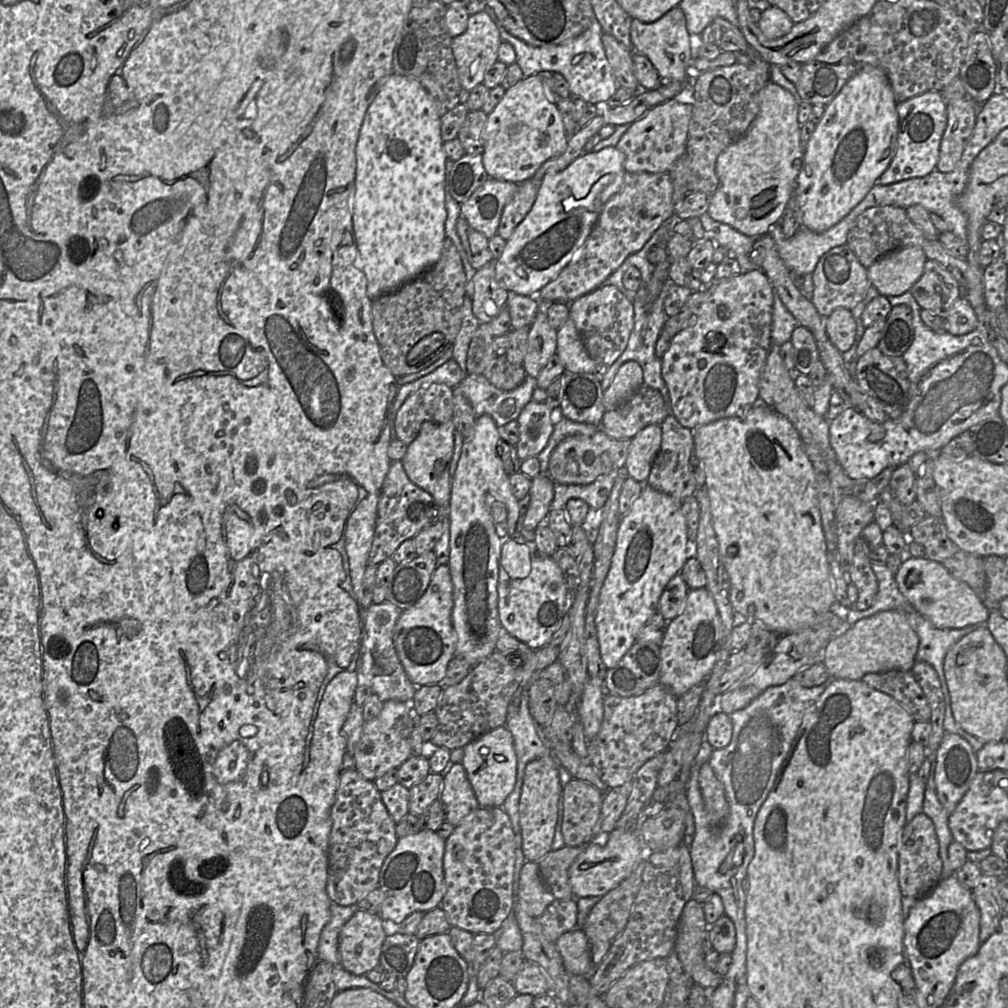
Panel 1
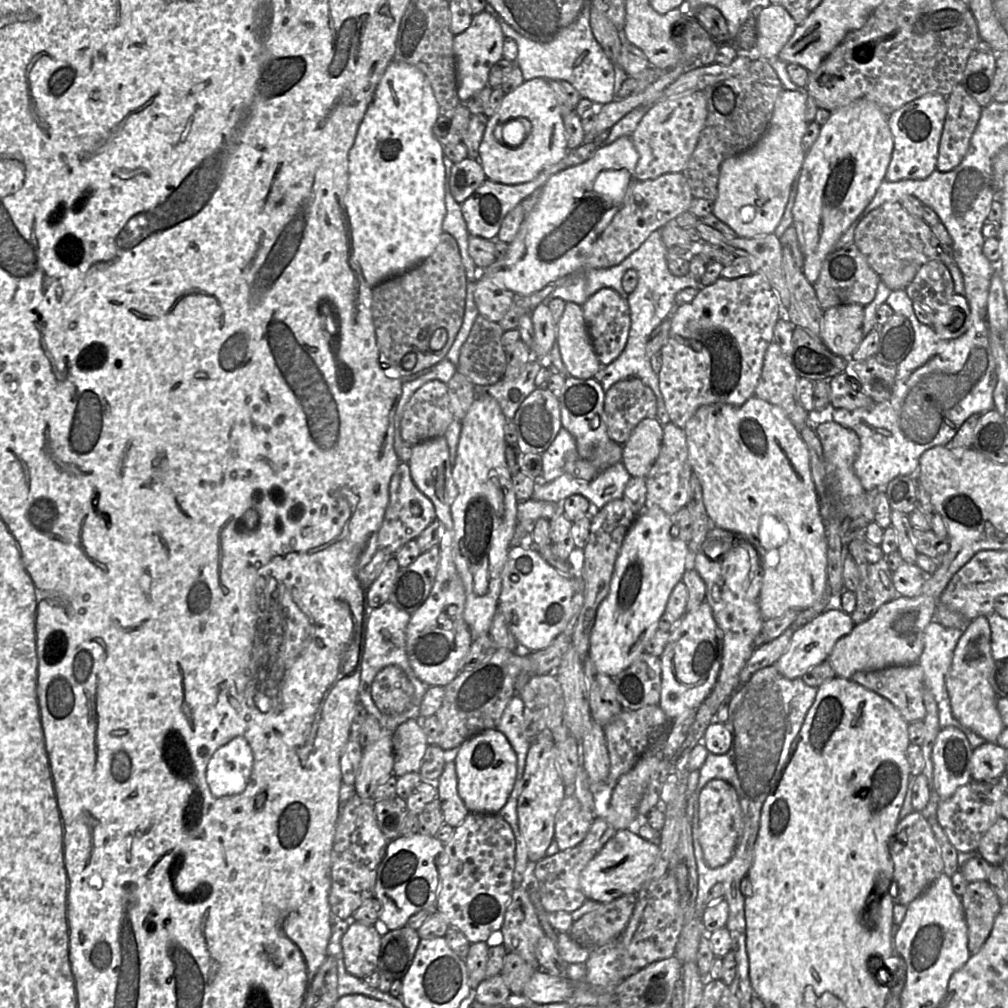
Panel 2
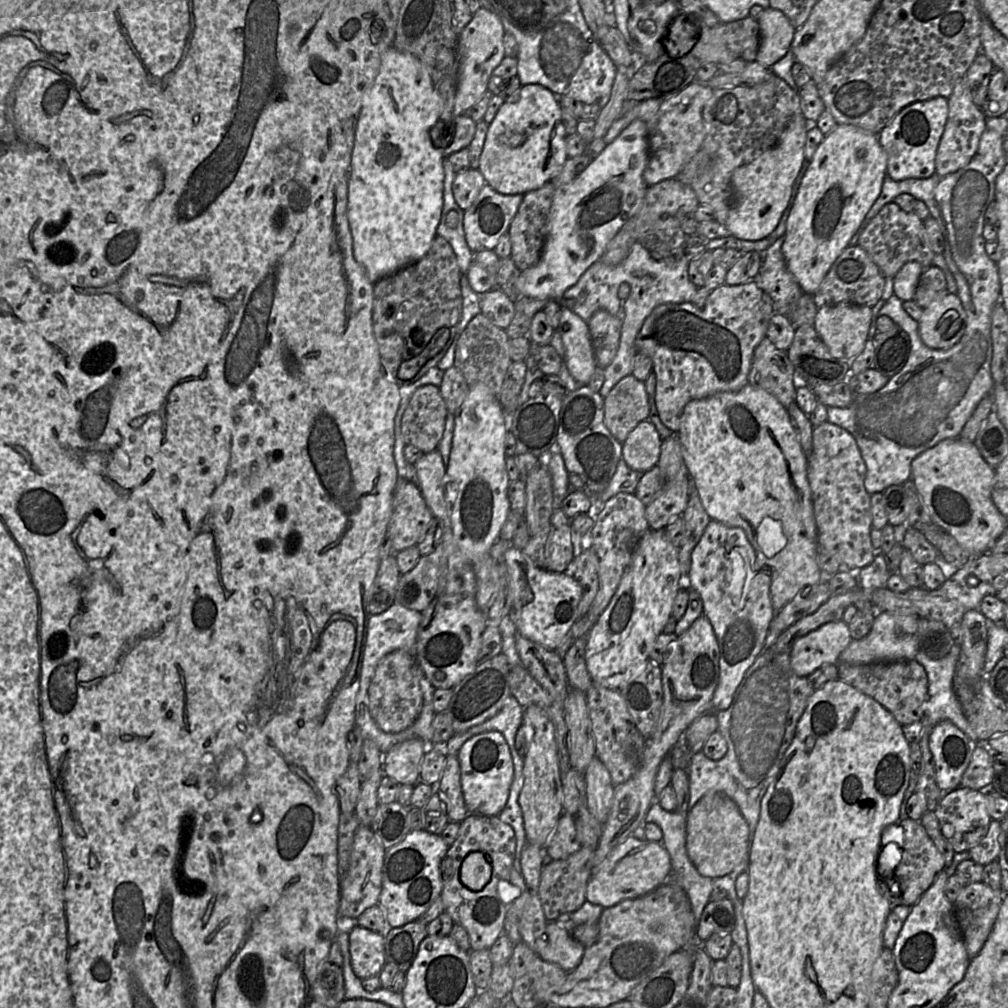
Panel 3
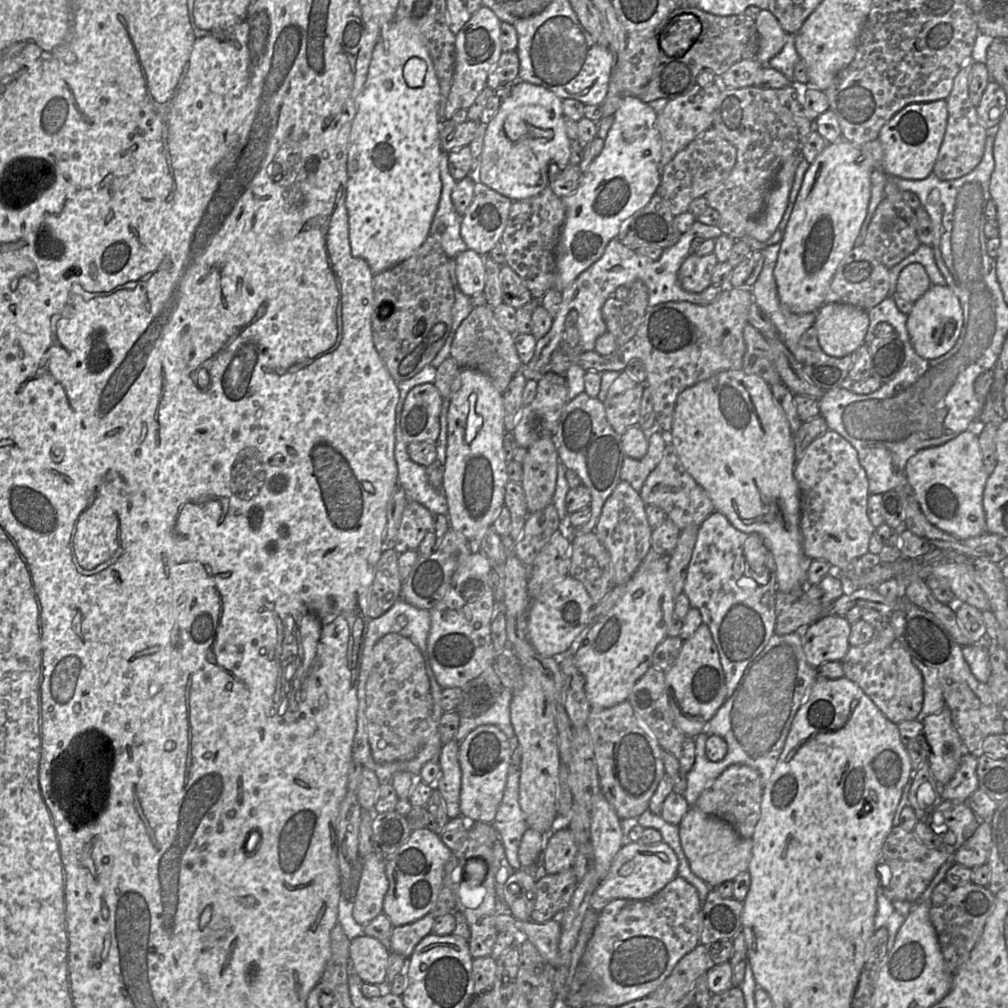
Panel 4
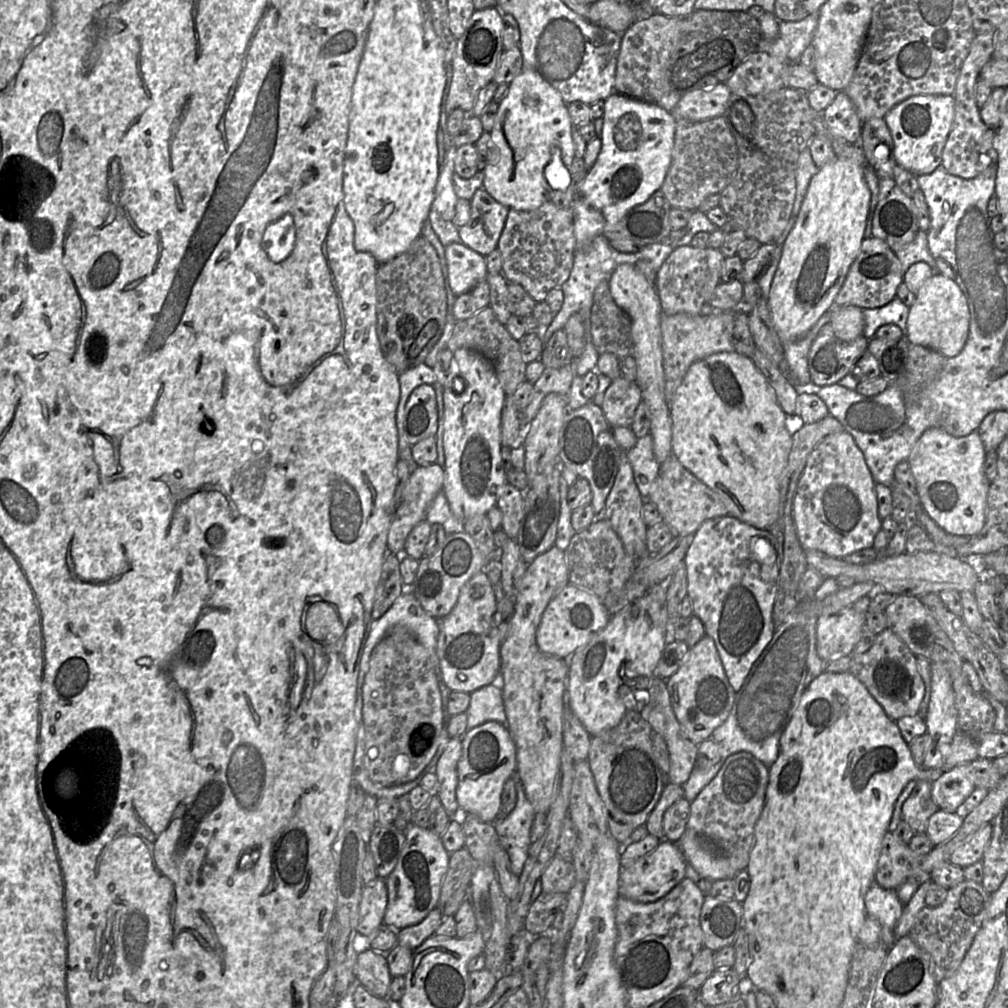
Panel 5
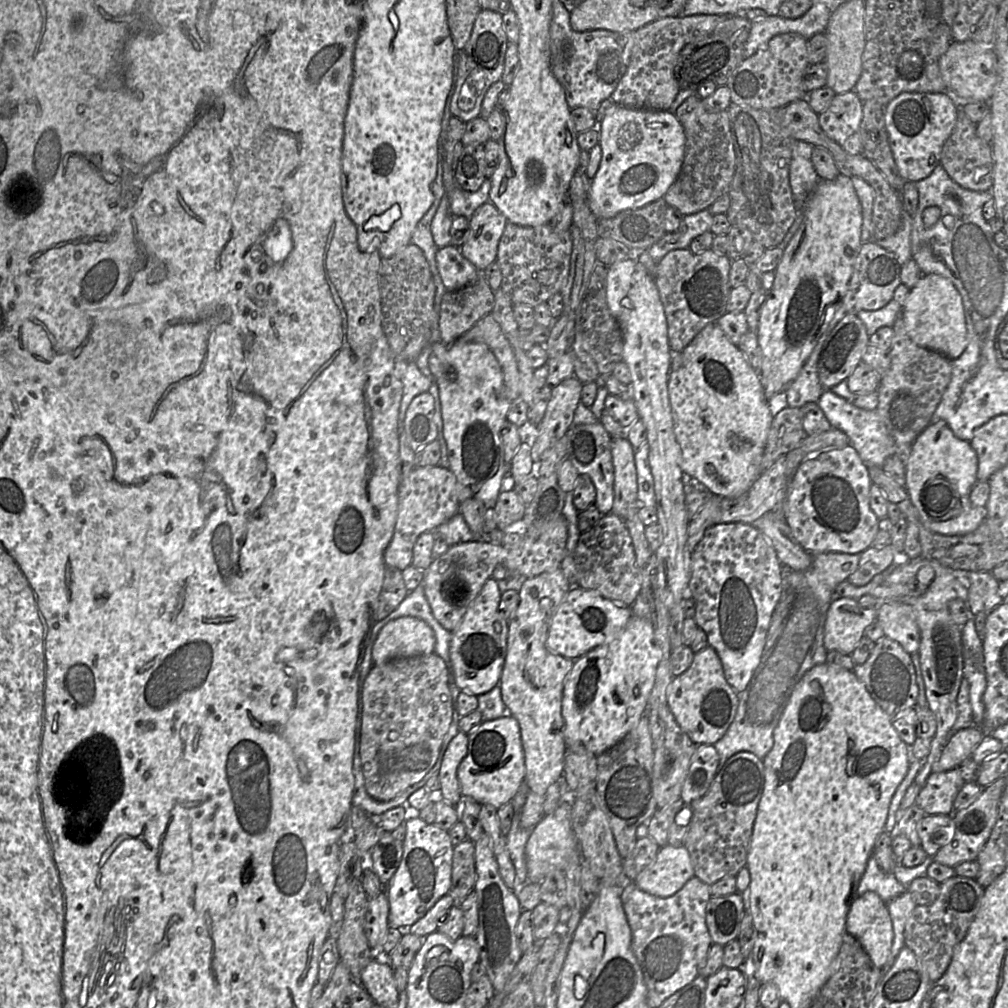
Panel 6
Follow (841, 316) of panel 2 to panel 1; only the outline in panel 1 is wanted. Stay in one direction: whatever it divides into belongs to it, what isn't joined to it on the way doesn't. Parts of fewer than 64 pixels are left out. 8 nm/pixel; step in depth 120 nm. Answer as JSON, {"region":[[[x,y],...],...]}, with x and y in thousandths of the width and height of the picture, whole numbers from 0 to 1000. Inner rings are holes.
{"region":[[[830,306],[819,314],[819,330],[826,342],[840,349],[849,339],[850,322],[844,308]]]}

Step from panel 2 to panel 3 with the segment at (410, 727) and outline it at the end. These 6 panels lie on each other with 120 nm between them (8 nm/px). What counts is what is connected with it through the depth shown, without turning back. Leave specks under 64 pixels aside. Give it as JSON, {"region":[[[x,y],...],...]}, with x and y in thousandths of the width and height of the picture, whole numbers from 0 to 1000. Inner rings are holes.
{"region":[[[407,733],[390,740],[380,750],[380,767],[395,779],[413,779],[417,774],[417,759],[426,738]]]}

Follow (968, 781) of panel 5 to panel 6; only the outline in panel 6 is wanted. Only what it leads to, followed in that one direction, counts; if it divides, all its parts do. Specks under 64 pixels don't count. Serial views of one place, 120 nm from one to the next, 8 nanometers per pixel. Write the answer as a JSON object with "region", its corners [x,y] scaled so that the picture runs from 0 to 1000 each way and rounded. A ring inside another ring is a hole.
{"region":[[[951,762],[926,766],[914,782],[908,798],[922,809],[945,808],[946,794],[956,777]]]}

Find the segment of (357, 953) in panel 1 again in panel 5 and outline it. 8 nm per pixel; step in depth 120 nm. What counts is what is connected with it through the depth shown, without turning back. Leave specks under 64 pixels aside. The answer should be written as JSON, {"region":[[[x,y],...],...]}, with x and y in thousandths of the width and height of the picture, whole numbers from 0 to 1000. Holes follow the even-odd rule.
{"region":[[[365,941],[354,946],[353,970],[368,986],[376,990],[386,990],[389,967],[383,946]]]}

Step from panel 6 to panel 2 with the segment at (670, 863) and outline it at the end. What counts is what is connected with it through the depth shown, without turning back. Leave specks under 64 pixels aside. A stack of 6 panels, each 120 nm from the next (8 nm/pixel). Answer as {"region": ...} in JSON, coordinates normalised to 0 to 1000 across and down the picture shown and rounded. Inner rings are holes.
{"region":[[[630,821],[611,824],[609,829],[599,838],[593,847],[581,858],[574,870],[576,884],[583,893],[603,896],[622,887],[632,887],[639,877],[643,866],[654,846],[653,836],[639,833],[630,825]]]}

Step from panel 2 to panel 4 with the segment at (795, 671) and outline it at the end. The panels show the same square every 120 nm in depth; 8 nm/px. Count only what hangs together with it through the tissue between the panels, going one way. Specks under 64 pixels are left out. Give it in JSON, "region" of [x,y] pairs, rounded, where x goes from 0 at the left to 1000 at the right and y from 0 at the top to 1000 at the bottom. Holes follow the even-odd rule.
{"region":[[[817,611],[795,627],[795,636],[801,658],[812,663],[824,656],[835,656],[843,639],[844,619],[838,612]]]}

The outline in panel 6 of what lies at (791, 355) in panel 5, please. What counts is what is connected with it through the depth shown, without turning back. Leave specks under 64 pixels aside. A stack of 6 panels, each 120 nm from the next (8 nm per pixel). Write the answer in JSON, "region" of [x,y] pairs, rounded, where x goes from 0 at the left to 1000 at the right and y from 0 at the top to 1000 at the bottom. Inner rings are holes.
{"region":[[[818,331],[805,349],[790,376],[784,380],[777,391],[777,399],[784,405],[796,405],[803,399],[811,400],[817,389],[813,378],[811,361],[815,343],[823,331]]]}

